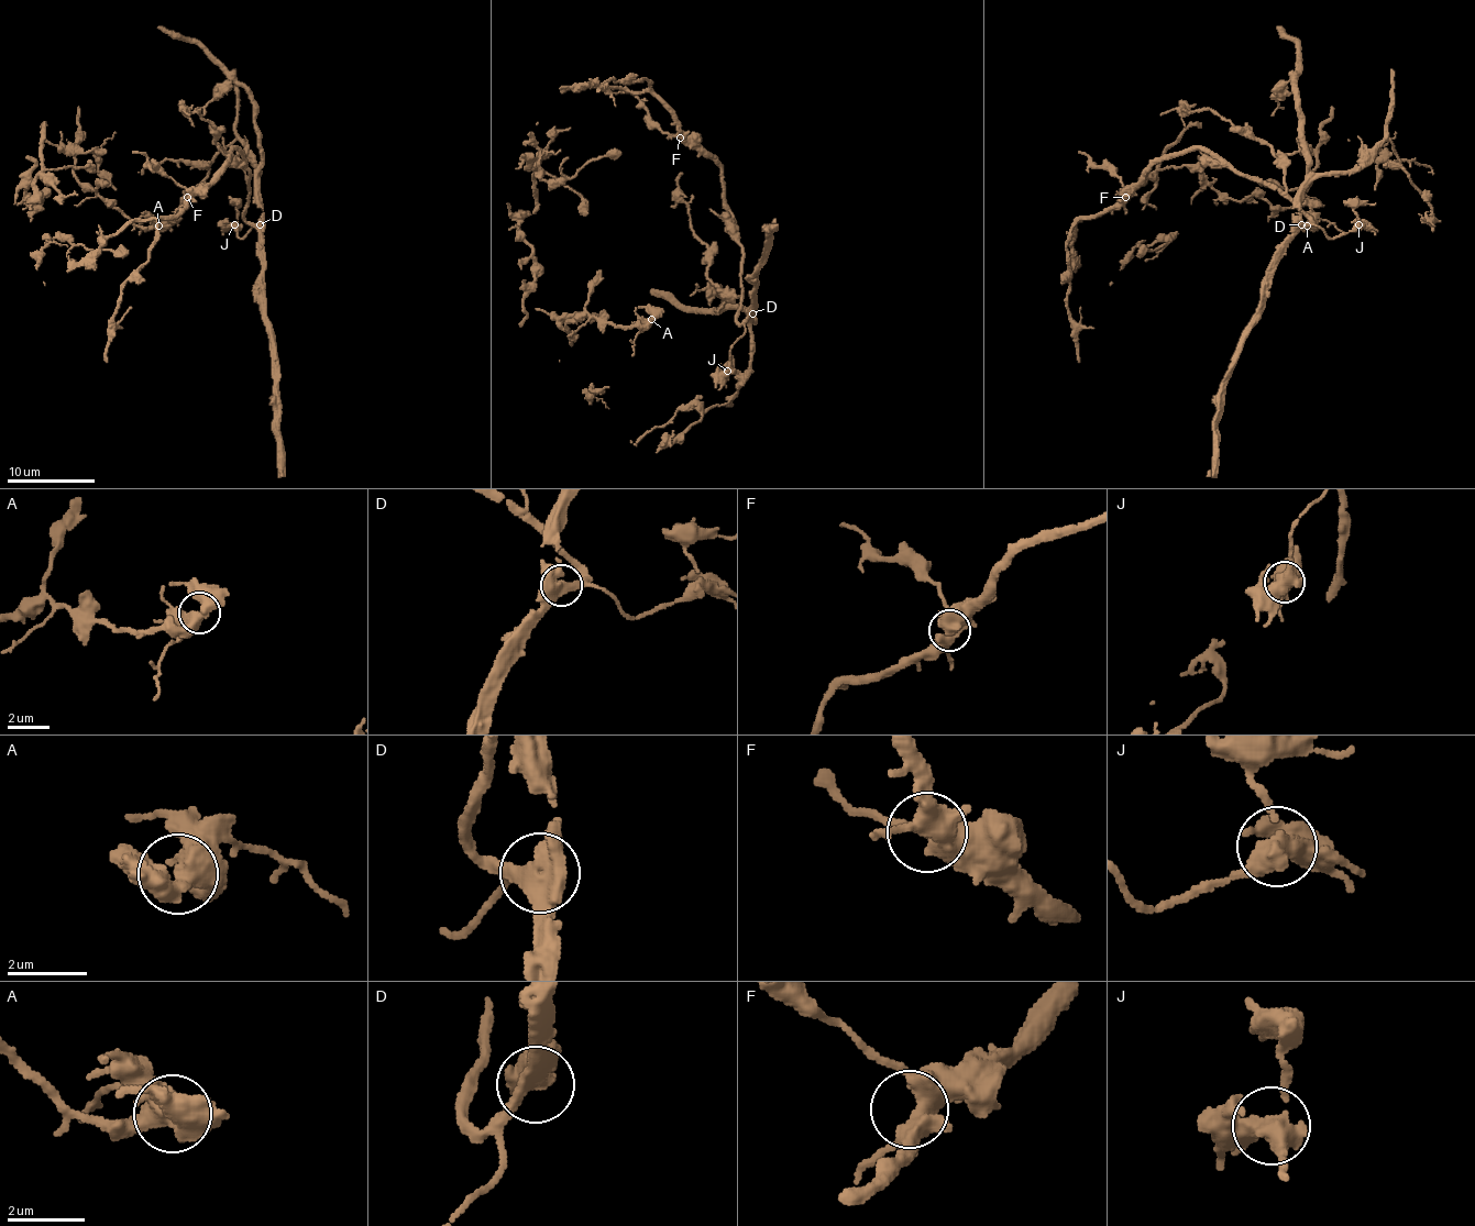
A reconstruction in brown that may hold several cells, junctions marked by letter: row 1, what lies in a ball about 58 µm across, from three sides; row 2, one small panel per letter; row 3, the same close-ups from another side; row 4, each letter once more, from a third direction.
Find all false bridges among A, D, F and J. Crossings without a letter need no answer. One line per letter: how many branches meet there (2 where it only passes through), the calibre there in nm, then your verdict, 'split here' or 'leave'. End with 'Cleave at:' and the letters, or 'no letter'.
A: branches 2; calibre 550 nm; leave
D: branches 4; calibre 400 nm; leave
F: branches 6; calibre 500 nm; leave
J: branches 3; calibre 480 nm; leave
Cleave at: no letter

